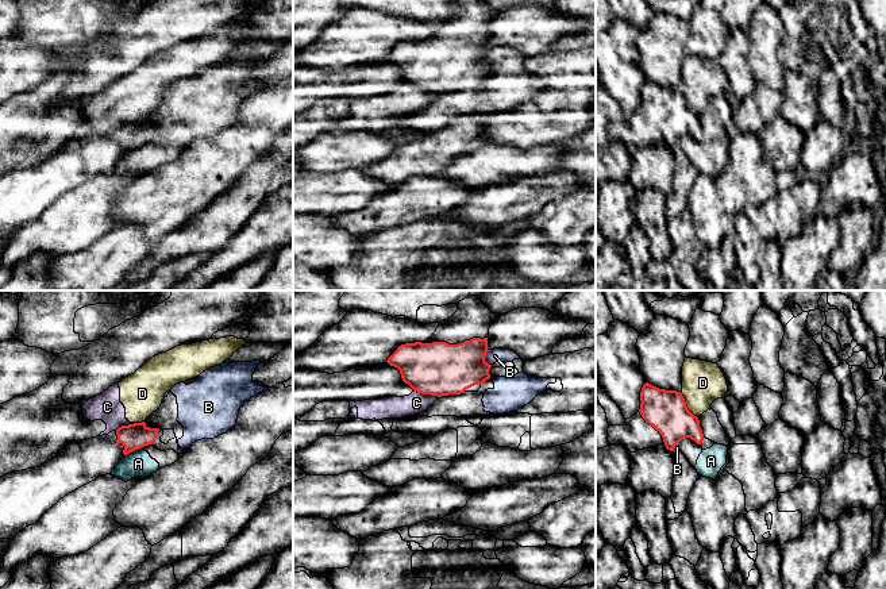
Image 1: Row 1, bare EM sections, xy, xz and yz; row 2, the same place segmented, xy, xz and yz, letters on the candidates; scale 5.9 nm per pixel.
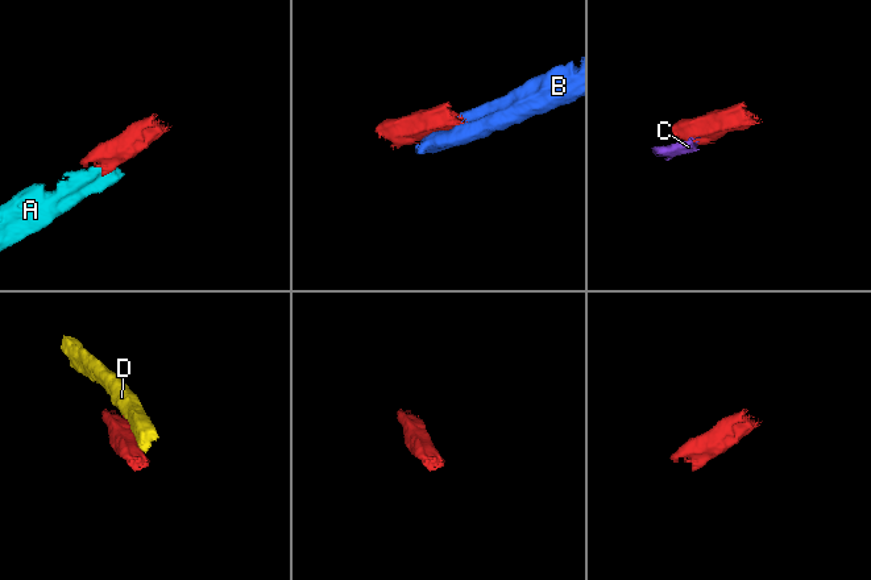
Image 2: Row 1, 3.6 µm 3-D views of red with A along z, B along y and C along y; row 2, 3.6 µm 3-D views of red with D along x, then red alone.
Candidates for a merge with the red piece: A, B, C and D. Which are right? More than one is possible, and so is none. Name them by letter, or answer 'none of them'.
none of them

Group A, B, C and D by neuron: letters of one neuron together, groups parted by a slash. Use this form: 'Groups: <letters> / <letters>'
Groups: A B / C D

